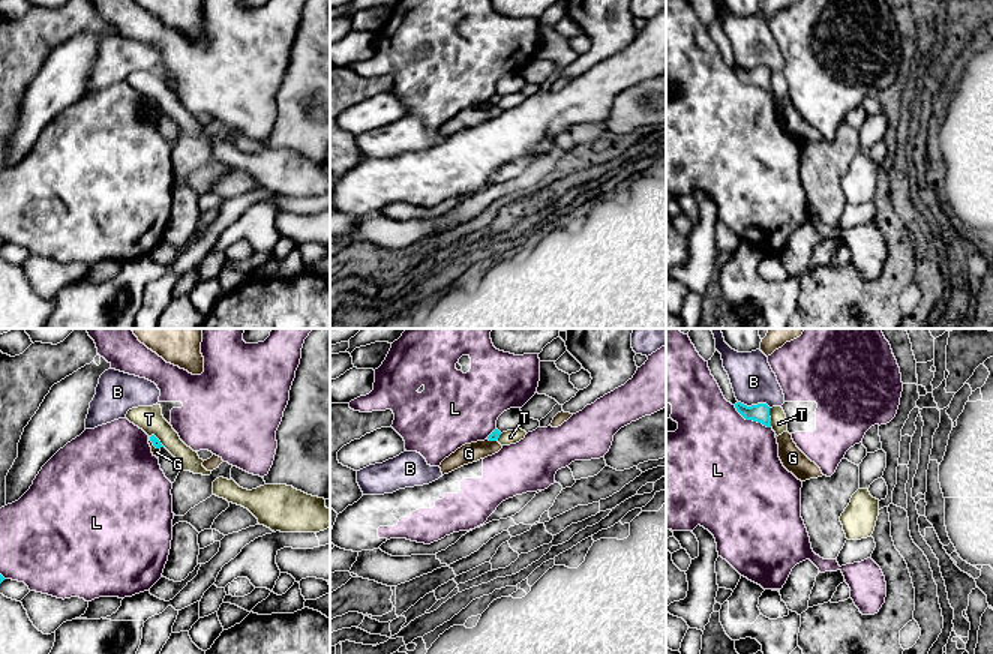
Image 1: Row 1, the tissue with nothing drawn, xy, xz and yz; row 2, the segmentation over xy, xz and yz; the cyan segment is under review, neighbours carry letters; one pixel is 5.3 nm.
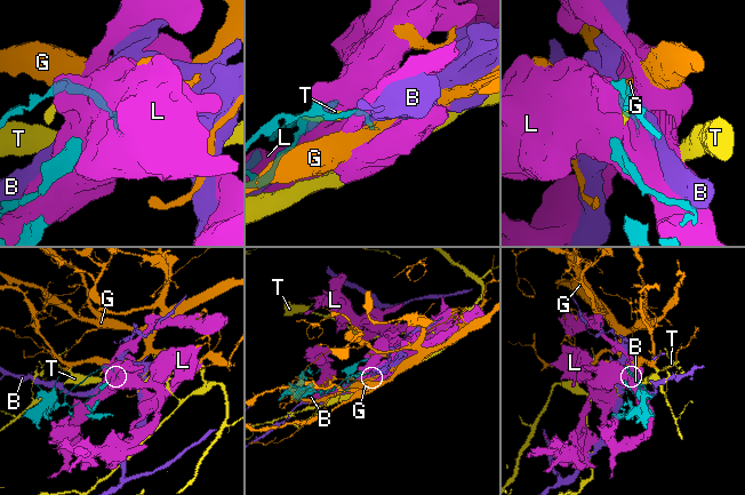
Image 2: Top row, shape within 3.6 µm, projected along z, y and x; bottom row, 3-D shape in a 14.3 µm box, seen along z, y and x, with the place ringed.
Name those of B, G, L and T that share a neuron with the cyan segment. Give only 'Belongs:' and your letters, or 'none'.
Belongs: none

